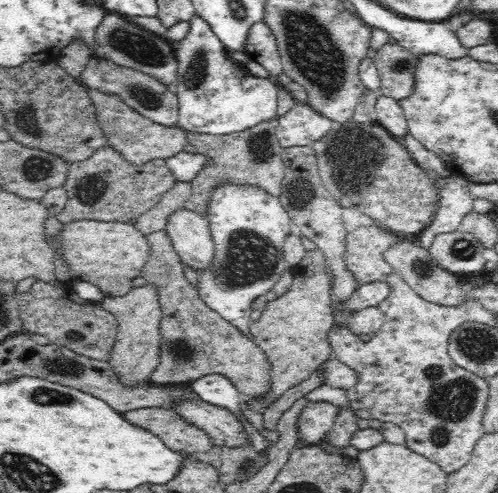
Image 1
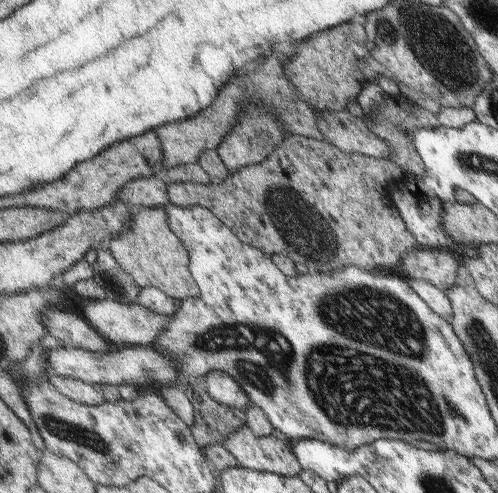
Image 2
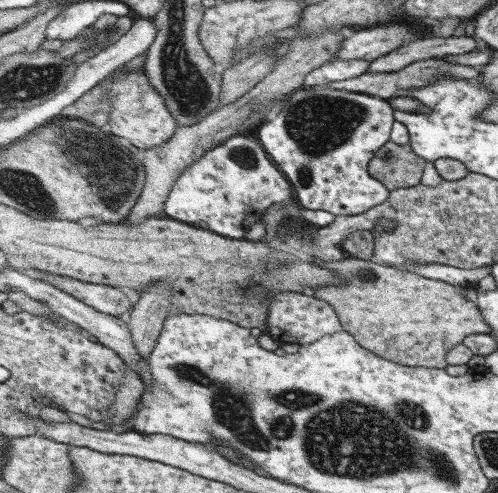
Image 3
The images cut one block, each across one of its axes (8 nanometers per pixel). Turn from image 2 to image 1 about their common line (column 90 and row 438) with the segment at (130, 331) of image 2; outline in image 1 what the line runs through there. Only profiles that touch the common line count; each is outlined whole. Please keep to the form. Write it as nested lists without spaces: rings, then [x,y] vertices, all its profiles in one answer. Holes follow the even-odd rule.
[[[306,402],[298,418],[300,442],[308,446],[318,446],[326,442],[338,414],[340,414],[340,408],[330,402]]]

